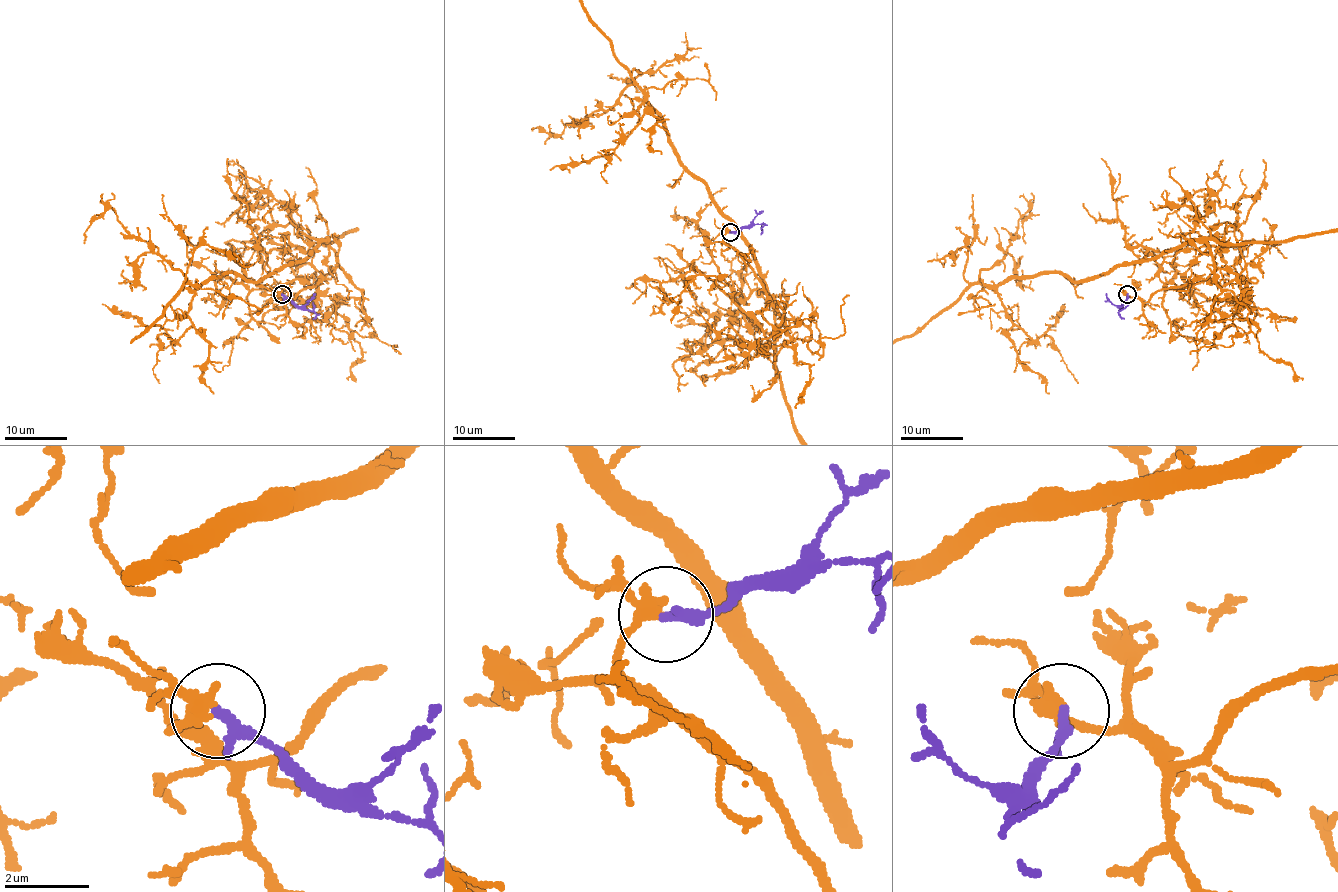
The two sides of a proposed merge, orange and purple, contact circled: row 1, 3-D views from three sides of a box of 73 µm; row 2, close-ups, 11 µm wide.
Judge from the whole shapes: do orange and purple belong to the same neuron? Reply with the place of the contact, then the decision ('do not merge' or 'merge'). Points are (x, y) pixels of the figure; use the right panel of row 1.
at (1127, 294); merge

